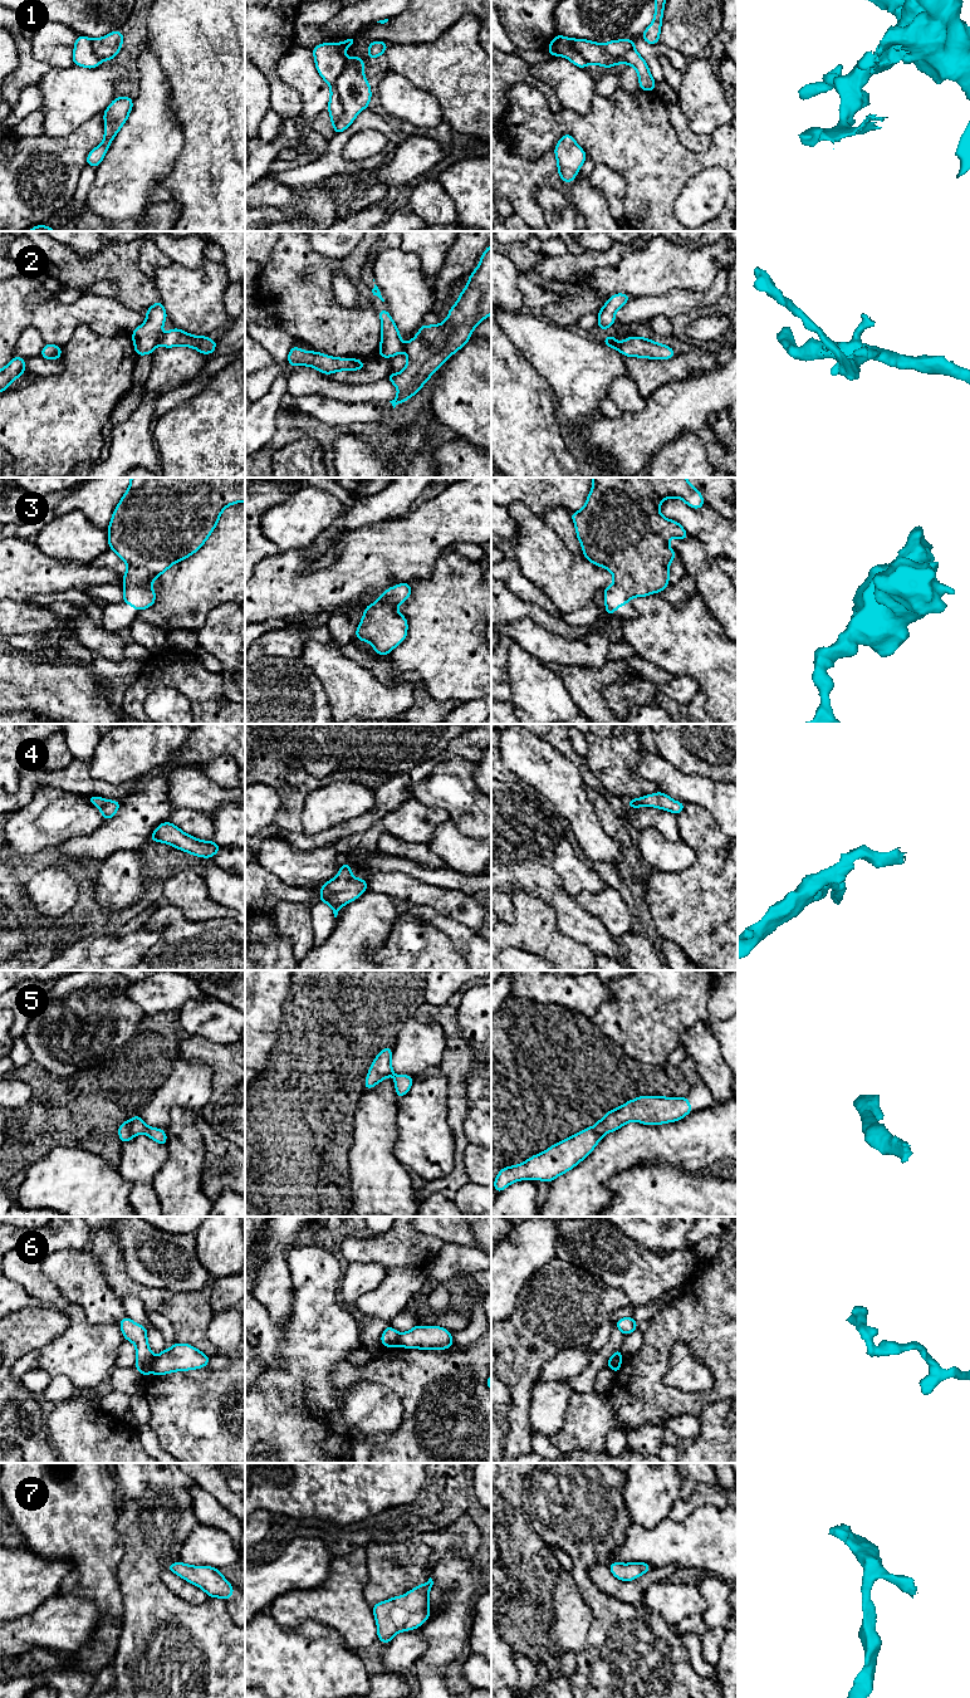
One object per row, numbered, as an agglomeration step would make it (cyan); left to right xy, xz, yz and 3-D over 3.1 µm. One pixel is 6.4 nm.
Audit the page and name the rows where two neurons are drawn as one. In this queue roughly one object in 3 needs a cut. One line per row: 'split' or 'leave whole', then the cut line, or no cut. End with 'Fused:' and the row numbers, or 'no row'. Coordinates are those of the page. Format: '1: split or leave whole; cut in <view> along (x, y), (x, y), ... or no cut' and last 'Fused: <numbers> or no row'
1: split; cut in xz along (347, 60), (337, 82), (342, 117), (334, 127)
2: split; cut in xz along (405, 345), (406, 351)
3: leave whole; no cut
4: leave whole; no cut
5: leave whole; no cut
6: split; cut in xy along (155, 1356), (151, 1370)
7: leave whole; no cut
Fused: 1, 2, 6

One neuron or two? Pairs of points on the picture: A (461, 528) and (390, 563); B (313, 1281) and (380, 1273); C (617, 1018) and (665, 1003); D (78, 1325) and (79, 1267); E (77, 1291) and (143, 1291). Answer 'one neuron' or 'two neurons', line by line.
A: one neuron
B: two neurons
C: one neuron
D: two neurons
E: two neurons

